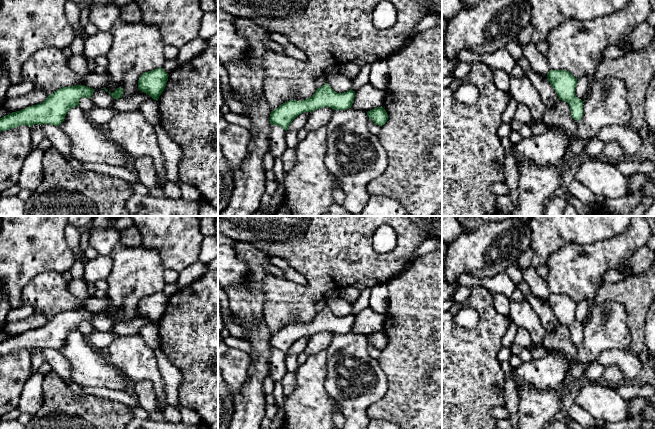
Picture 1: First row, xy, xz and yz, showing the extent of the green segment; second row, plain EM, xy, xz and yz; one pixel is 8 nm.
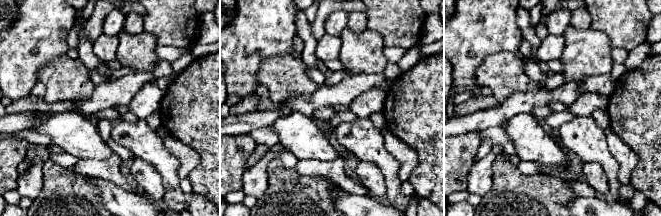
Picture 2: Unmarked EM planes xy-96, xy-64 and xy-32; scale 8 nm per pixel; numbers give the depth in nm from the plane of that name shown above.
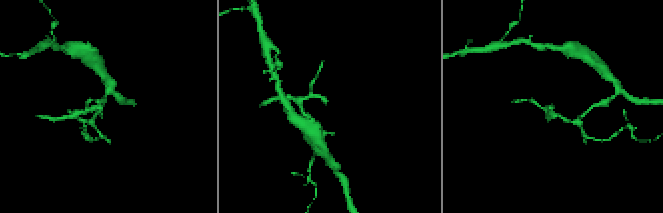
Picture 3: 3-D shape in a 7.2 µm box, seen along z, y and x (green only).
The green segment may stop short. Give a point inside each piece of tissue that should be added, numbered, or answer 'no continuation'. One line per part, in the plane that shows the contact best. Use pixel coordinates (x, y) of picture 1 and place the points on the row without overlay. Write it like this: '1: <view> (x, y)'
no continuation

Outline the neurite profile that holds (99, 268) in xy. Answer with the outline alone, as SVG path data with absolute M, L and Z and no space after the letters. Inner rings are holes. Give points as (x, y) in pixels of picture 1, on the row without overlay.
M100 255L89 260L84 265L84 277L86 282L95 283L98 280L106 280L112 269L112 259L109 256Z

